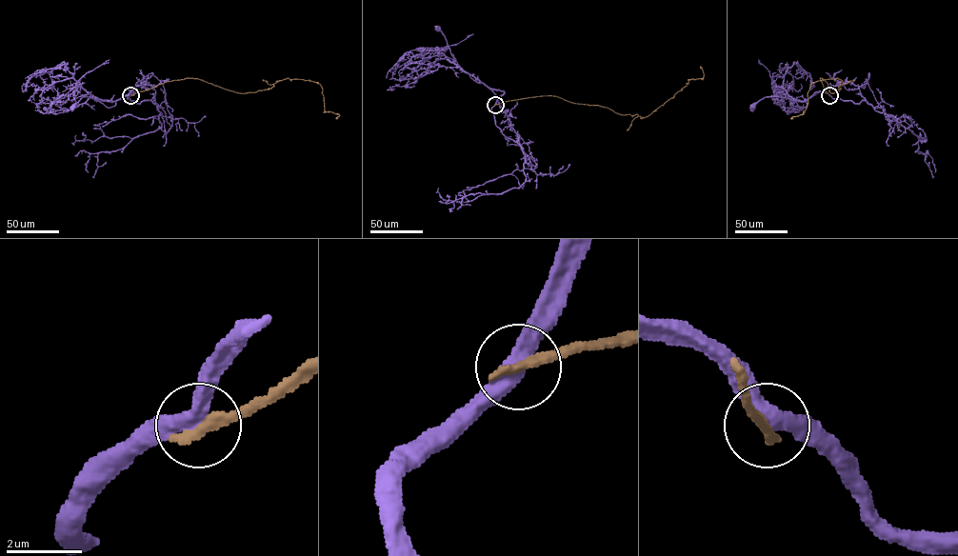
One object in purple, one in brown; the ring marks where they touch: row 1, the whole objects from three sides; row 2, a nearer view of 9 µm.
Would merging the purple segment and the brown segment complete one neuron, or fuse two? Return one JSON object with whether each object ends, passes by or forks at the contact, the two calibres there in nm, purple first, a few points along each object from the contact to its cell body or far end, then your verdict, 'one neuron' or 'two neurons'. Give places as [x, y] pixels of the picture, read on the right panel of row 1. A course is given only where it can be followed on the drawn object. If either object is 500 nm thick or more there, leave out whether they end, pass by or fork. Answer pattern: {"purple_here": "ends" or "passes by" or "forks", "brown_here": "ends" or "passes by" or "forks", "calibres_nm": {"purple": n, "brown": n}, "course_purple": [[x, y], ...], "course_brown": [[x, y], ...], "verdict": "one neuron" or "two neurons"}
{"purple_here": "passes by", "brown_here": "ends", "calibres_nm": {"purple": 440, "brown": 340}, "course_purple": [[828, 95], [816, 91], [806, 101], [805, 108], [778, 96], [764, 97], [752, 107]], "course_brown": [[828, 95], [820, 78], [831, 93], [838, 92], [840, 79], [813, 82], [807, 108], [790, 118]], "verdict": "two neurons"}

